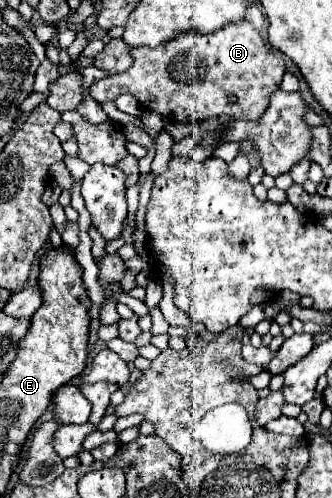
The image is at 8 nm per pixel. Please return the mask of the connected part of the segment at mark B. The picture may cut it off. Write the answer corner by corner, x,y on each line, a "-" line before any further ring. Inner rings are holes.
247,20
229,24
211,36
187,32
159,48
133,48
131,54
133,66
93,84
89,88
91,98
113,102
119,94
131,94
143,108
161,114
169,122
201,122
221,114
233,118
251,116
255,120
267,108
269,94
285,74
281,54
275,54
-
247,104
251,104
251,110

